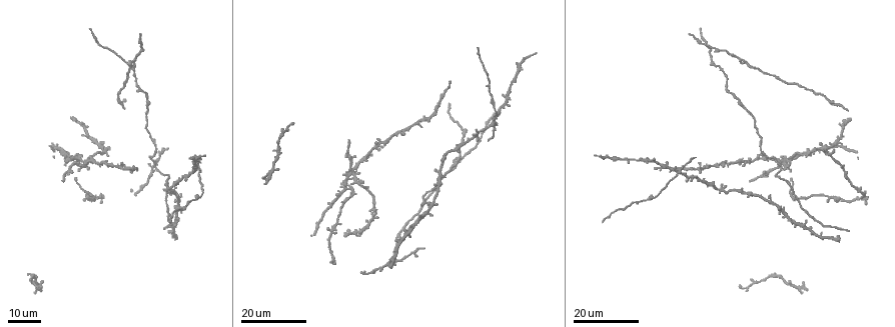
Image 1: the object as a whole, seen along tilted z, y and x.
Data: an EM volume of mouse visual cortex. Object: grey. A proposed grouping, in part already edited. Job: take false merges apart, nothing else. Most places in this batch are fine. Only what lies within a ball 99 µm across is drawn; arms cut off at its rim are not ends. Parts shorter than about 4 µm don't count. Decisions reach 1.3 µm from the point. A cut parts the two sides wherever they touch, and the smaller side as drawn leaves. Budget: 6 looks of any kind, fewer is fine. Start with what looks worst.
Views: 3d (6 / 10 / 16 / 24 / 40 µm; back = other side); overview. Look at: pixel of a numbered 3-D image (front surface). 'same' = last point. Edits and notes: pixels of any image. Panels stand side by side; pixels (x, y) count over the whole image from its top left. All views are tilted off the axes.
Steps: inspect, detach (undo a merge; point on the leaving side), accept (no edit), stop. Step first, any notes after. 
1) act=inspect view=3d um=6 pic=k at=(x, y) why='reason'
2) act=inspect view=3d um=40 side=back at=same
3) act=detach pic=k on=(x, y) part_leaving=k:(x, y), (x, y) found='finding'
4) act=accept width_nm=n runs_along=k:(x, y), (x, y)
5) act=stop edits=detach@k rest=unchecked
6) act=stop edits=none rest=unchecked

act=inspect view=3d um=24 pic=1 at=(722, 188) why='looks like a crossing'

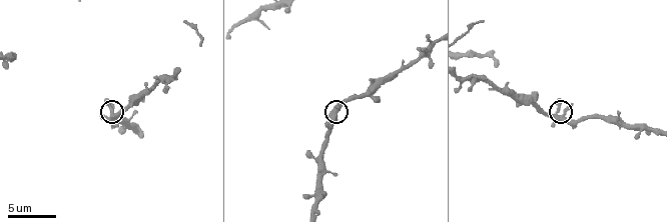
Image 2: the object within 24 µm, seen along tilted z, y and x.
act=inspect view=3d um=10 pic=2 at=(112, 108)

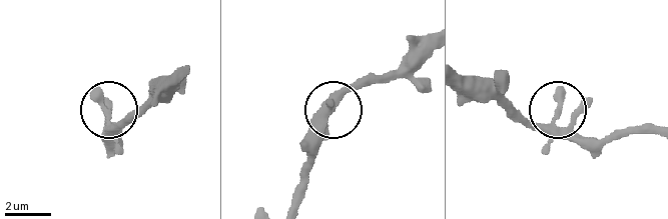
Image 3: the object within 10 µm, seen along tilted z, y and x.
act=accept width_nm=340 found='continuous, no second neuron'

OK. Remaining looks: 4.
act=inspect view=3d um=16 pic=1 at=(677, 167) why='looks like a crossing'

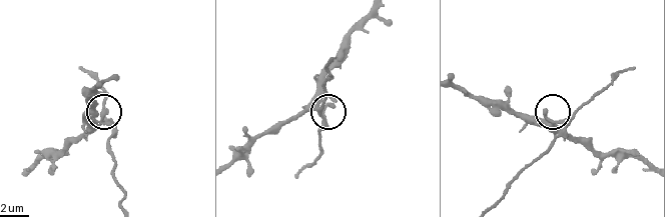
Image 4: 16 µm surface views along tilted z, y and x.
act=inspect view=3d um=6 pic=4 at=(556, 123)

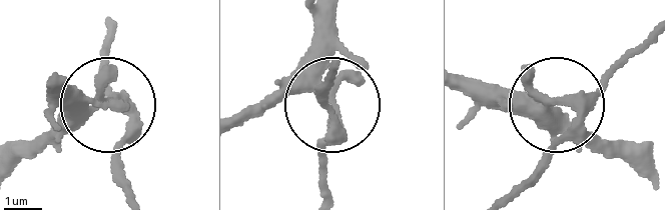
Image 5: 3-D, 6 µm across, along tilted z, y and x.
act=detach pic=5 on=(127, 137) arms=4 found='two neurons meet here'

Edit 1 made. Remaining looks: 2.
act=inspect view=3d um=16 pic=1 at=(355, 181) why='branch point'

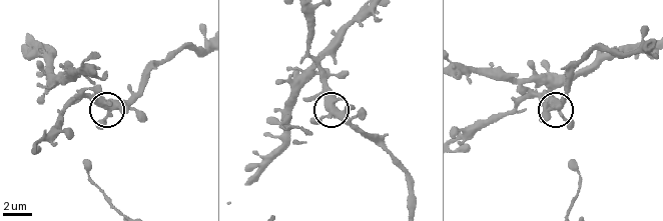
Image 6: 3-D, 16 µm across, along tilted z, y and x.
act=inspect view=3d um=6 pic=6 at=(107, 111)

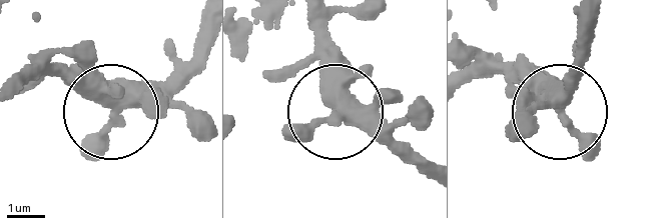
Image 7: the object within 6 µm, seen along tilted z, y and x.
act=accept arms=3 runs_along=7:(431, 177), (349, 117), (315, 34) found='continuous, no second neuron'

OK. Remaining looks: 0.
act=stop edits=detach@5 rest=unchecked

